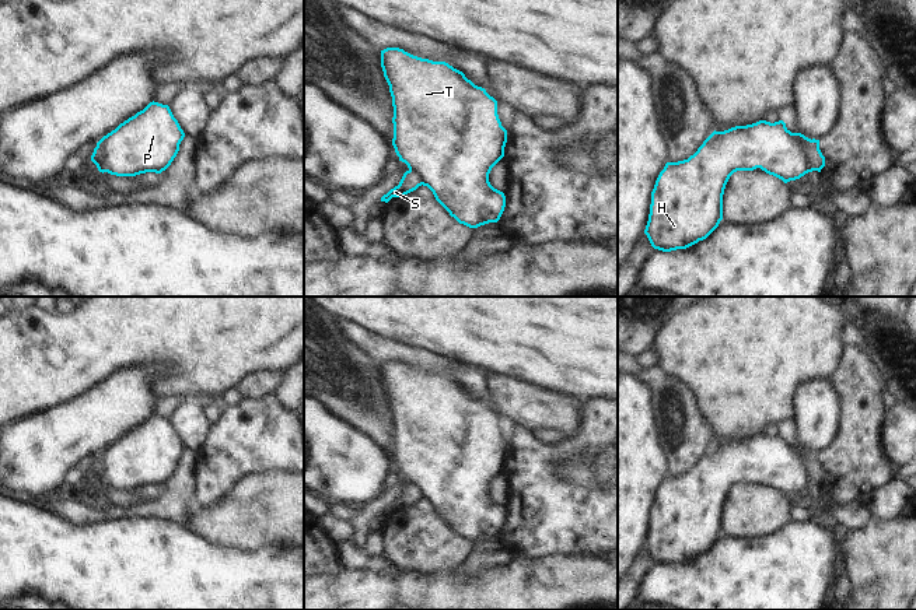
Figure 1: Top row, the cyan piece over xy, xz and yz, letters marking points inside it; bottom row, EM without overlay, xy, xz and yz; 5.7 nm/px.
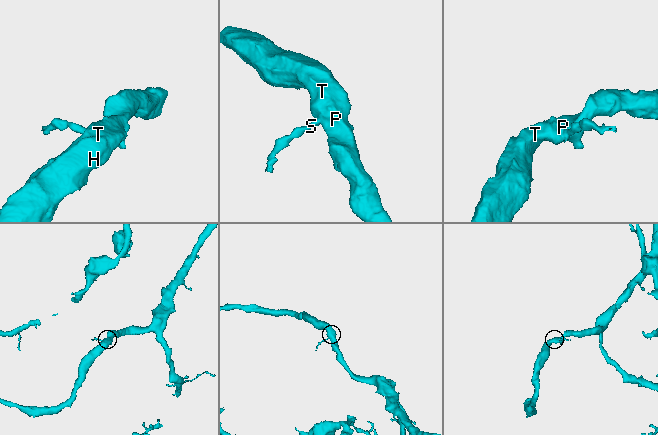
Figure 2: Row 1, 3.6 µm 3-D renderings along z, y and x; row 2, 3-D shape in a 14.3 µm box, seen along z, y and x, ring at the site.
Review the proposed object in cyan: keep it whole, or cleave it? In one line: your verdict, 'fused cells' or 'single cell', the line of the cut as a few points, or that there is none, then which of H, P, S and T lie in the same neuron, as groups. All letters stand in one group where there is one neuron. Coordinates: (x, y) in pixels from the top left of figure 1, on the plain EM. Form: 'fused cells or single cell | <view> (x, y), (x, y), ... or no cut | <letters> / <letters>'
fused cells | yz (811, 454), (807, 484) | H P T / S

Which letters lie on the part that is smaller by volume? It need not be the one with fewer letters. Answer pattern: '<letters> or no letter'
S

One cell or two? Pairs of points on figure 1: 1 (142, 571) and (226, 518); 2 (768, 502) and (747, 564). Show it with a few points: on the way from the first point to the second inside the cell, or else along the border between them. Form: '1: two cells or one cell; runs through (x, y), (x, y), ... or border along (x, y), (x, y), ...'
1: two cells; border along (182, 525), (210, 542), (230, 547)
2: two cells; border along (785, 523), (757, 539), (733, 539), (723, 533)

